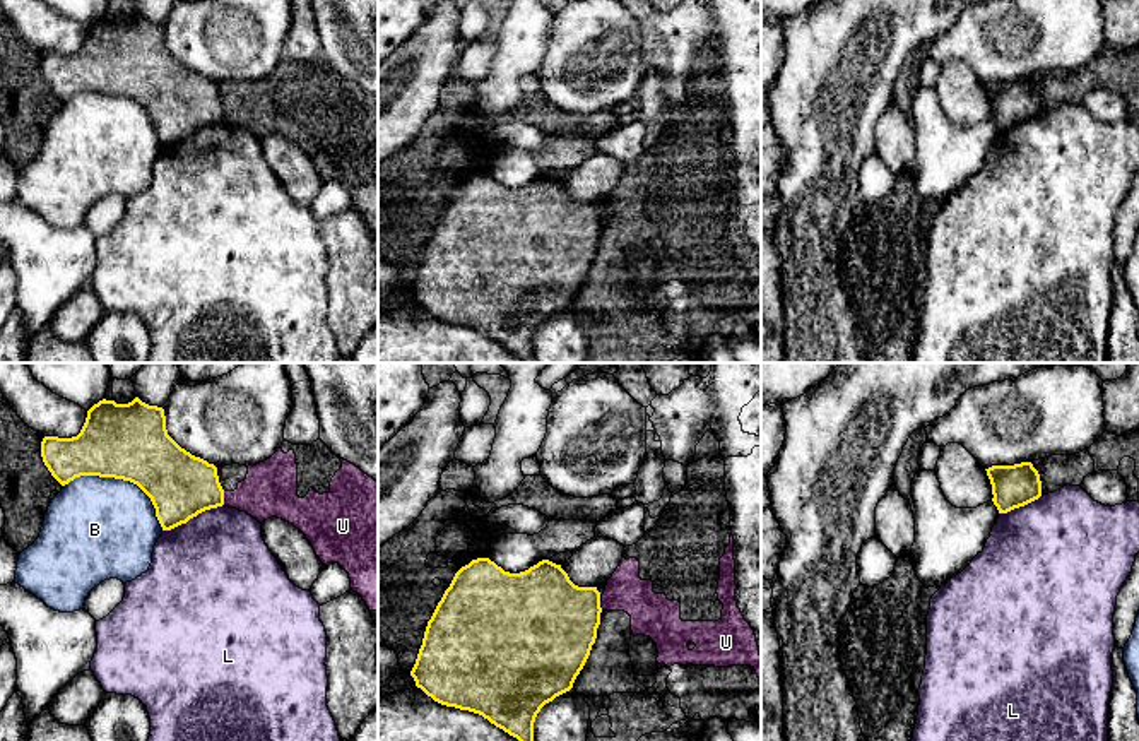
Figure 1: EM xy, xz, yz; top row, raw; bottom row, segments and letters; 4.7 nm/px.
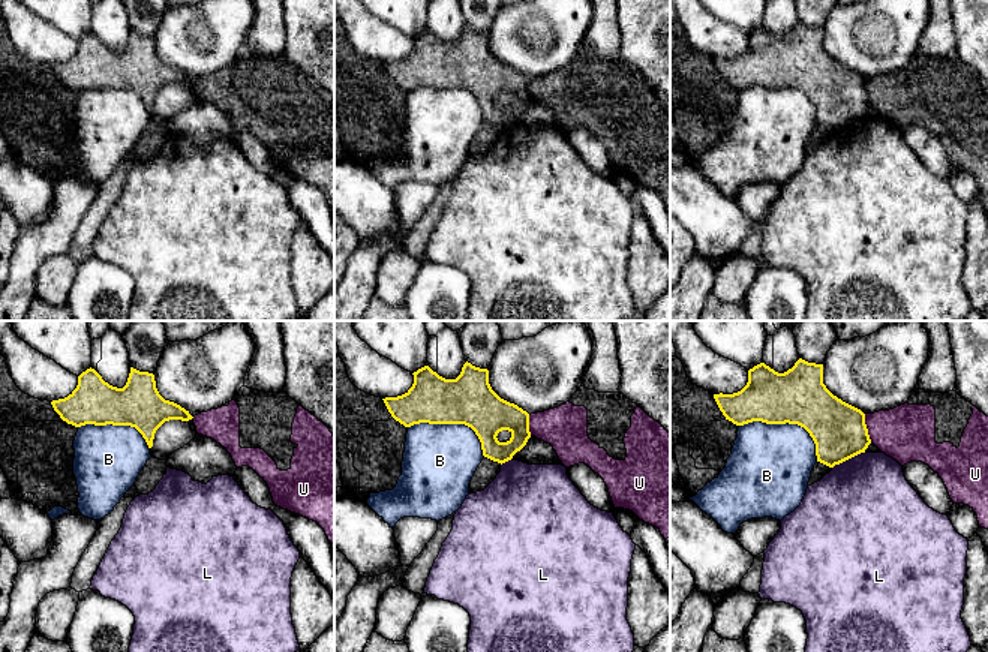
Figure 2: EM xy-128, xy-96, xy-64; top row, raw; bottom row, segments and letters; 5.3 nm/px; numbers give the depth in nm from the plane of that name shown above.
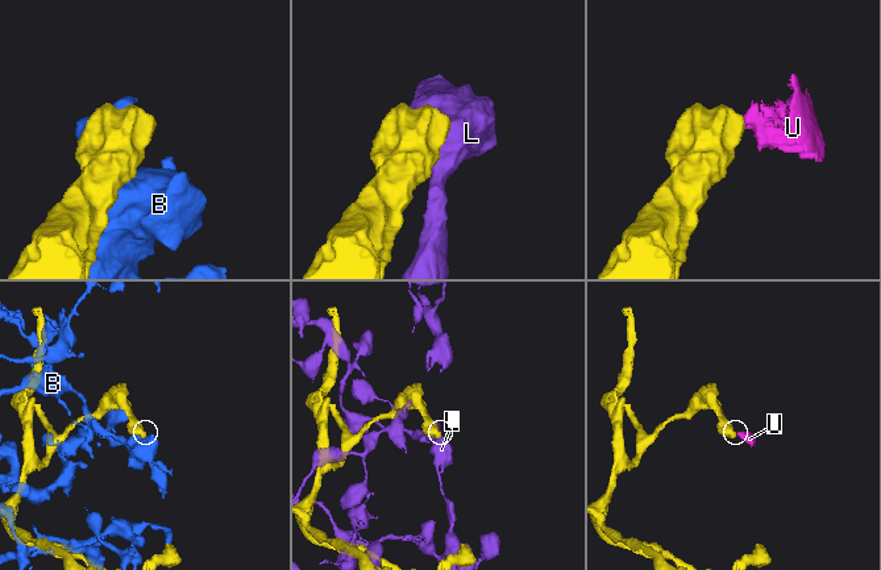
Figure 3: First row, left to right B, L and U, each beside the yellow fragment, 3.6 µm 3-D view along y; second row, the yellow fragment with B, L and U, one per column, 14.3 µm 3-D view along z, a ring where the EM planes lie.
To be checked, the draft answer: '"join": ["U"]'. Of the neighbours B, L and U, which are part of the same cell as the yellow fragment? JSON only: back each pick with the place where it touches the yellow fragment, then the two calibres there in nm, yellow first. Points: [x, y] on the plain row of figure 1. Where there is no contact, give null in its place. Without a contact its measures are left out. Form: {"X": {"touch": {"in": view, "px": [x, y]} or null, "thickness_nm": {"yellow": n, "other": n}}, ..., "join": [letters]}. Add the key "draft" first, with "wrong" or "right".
{"draft": "wrong", "join": []}

